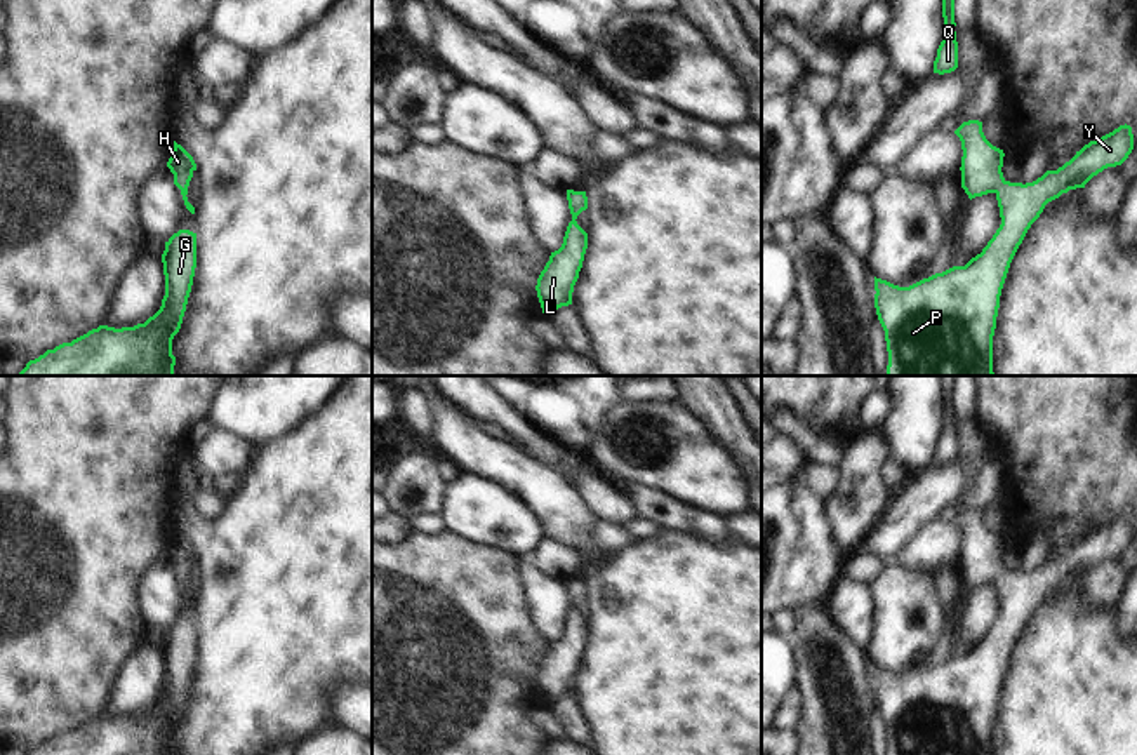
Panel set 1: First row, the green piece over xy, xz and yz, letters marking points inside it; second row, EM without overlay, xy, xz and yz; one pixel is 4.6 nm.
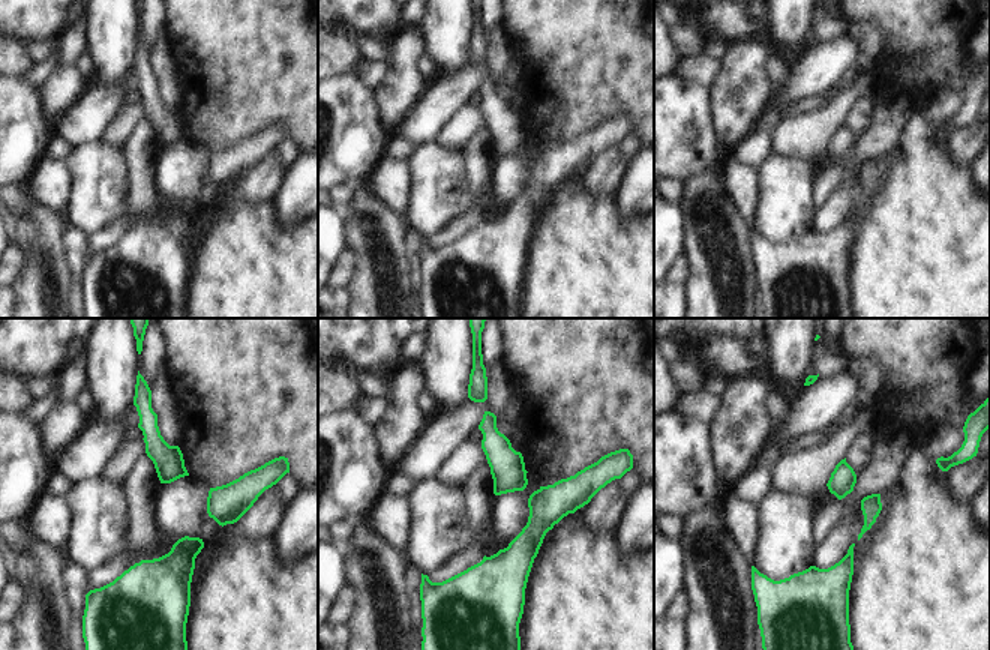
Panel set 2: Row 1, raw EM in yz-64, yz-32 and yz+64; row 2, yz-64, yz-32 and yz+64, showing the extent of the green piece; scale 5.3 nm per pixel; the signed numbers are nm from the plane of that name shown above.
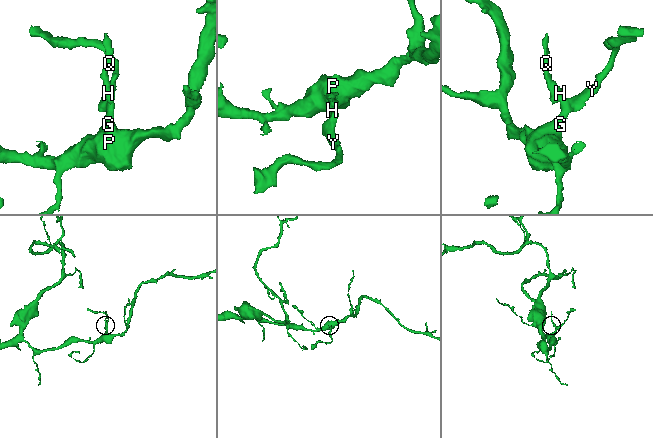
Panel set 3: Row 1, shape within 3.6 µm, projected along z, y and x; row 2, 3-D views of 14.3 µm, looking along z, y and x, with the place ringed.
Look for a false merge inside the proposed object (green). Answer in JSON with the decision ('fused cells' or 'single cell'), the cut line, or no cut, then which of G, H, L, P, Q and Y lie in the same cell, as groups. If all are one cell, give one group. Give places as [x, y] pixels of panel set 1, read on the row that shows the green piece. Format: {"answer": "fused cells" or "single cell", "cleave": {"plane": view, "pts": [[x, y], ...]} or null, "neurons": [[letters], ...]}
{"answer": "single cell", "cleave": null, "neurons": [["G", "H", "L", "P", "Q", "Y"]]}

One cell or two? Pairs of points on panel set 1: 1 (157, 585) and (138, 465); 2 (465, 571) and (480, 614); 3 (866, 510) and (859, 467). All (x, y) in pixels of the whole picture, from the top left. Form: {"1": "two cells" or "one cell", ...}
{"1": "two cells", "2": "one cell", "3": "one cell"}

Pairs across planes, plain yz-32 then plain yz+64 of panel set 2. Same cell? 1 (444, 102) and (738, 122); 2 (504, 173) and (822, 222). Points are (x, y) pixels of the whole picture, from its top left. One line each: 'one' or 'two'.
1: two
2: one

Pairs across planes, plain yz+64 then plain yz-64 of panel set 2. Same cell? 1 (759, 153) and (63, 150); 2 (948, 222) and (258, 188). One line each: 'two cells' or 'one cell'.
1: one cell
2: two cells

